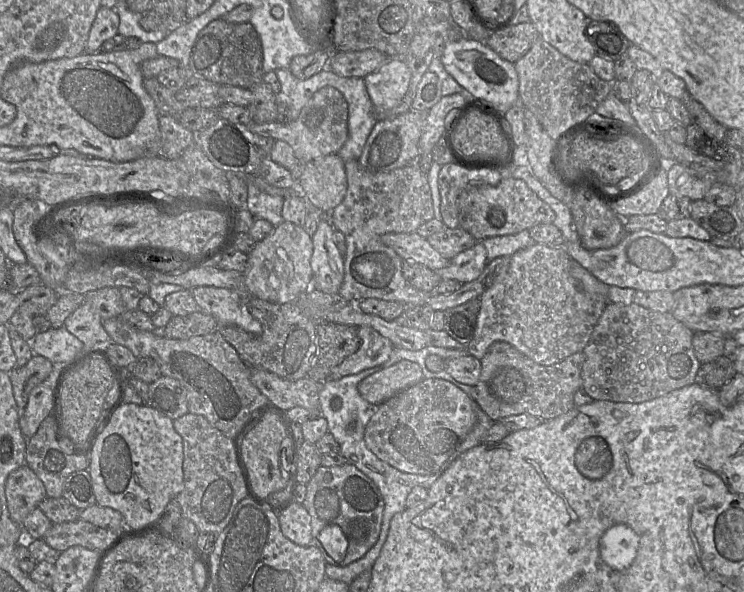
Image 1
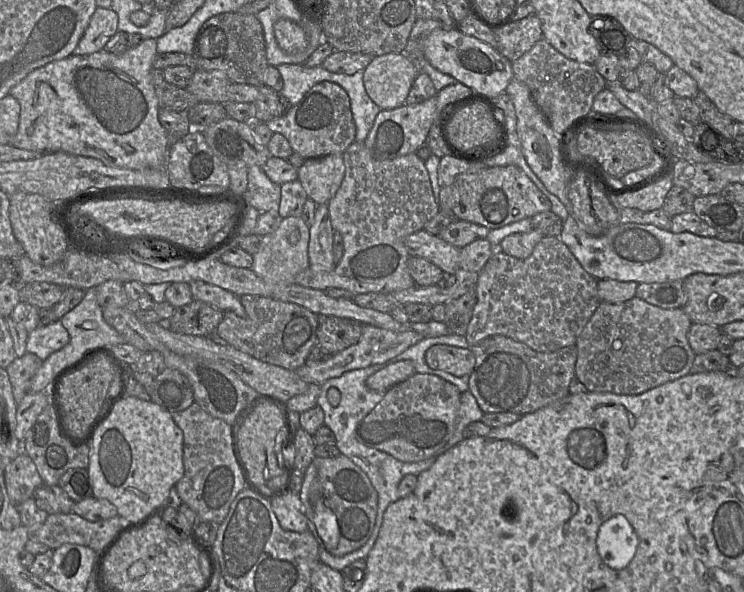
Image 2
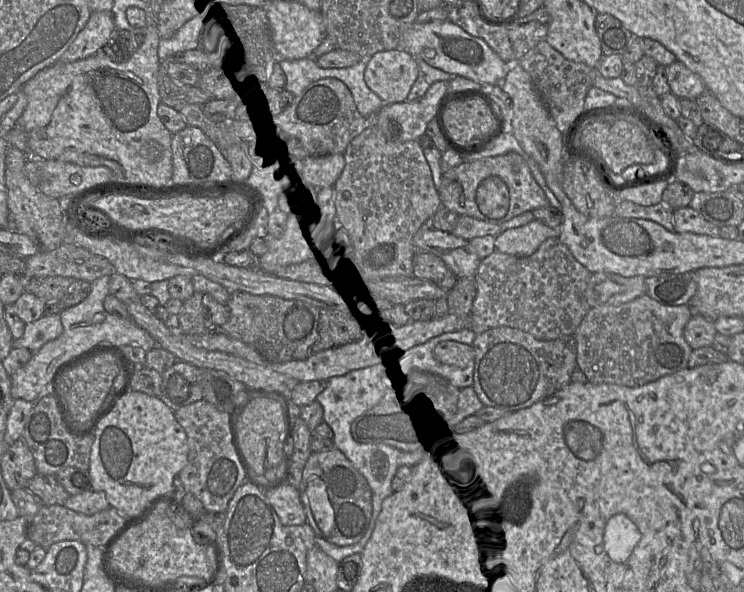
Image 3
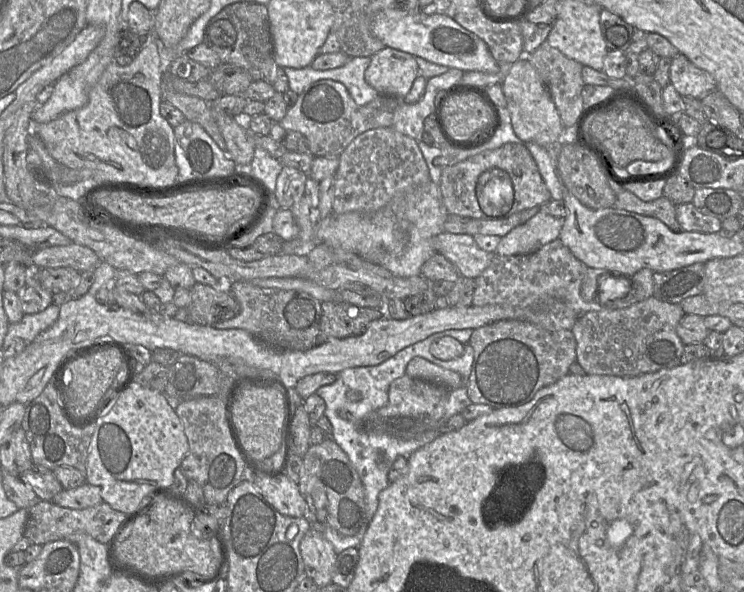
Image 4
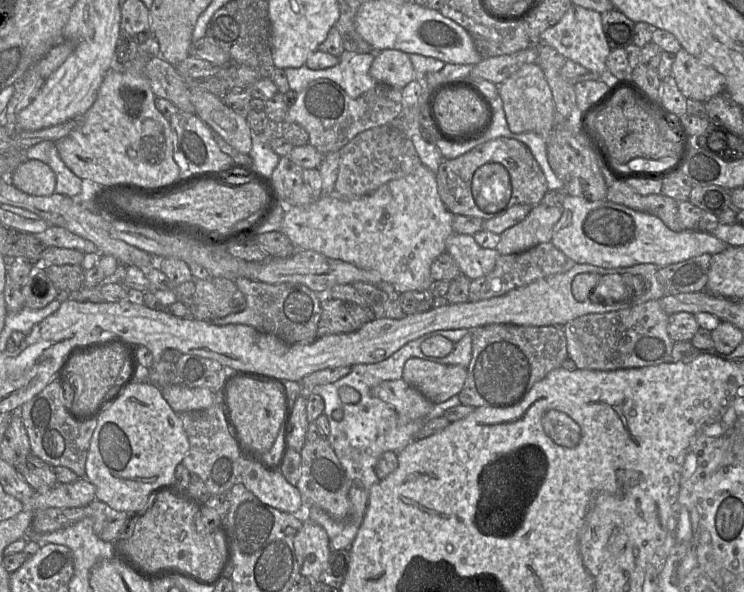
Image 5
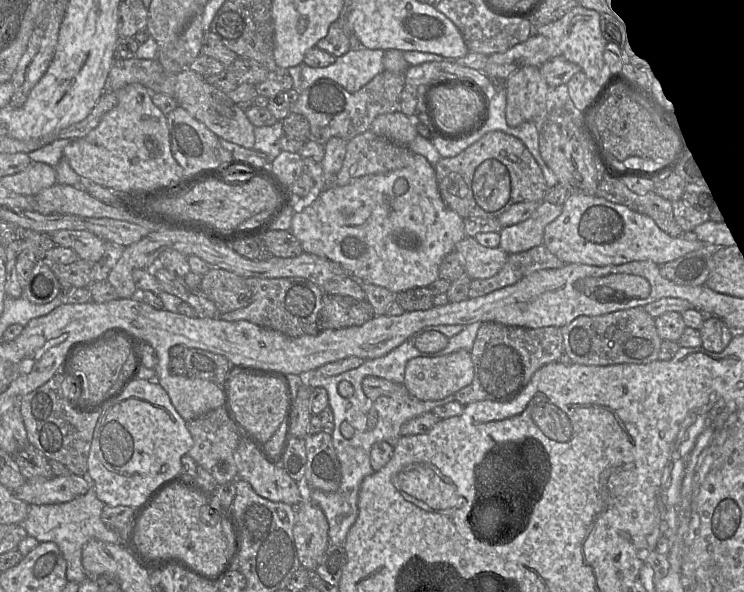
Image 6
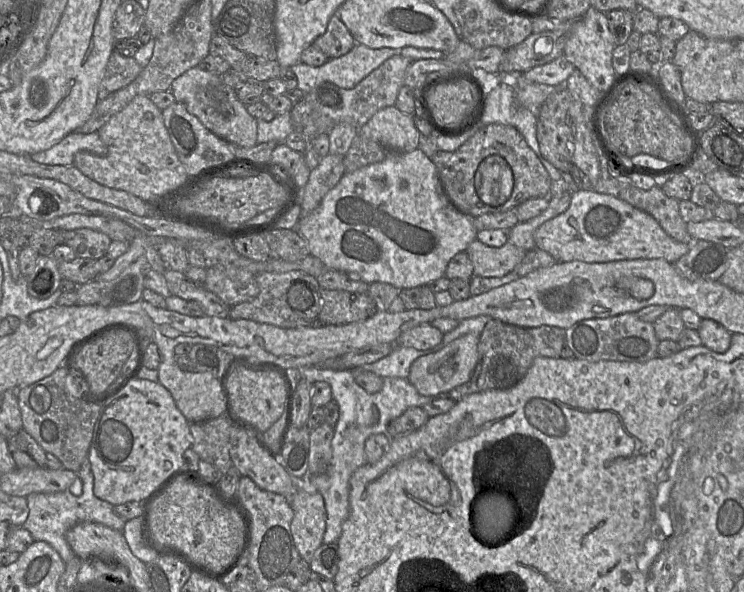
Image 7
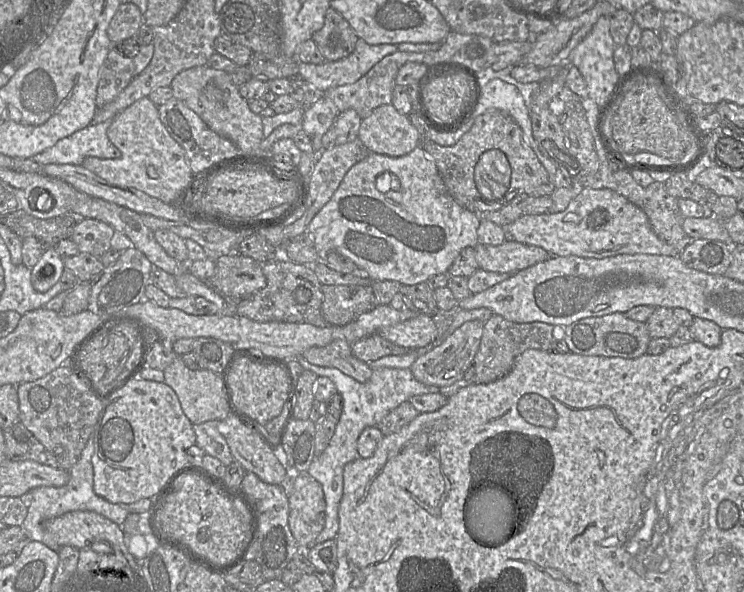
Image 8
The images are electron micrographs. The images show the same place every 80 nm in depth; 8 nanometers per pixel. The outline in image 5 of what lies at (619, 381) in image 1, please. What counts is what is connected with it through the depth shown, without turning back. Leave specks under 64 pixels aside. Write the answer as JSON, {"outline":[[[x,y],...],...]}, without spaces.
{"outline":[[[659,300],[630,308],[580,316],[563,326],[567,352],[578,369],[613,371],[655,366],[673,361],[675,341],[668,332],[670,315]]]}

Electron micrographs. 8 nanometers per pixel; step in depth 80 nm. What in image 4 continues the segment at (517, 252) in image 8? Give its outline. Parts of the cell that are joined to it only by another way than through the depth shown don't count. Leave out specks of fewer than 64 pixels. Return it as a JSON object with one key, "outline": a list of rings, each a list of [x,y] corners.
{"outline":[[[442,232],[434,238],[434,248],[456,266],[459,275],[473,279],[489,266],[495,254],[479,248],[469,234]]]}

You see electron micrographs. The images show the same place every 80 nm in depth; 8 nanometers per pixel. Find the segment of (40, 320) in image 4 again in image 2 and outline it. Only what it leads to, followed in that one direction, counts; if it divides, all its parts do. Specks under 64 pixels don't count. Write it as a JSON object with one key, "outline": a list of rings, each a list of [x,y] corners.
{"outline":[[[57,320],[48,325],[39,325],[33,331],[29,332],[26,350],[44,361],[52,353],[67,345],[69,340],[68,331],[62,325],[61,321]]]}

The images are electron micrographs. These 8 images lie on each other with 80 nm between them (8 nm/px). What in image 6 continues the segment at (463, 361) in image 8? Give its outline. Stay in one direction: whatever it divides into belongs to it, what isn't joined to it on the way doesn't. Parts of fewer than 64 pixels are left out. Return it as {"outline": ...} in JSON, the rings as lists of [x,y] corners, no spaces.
{"outline":[[[461,349],[443,356],[421,356],[410,359],[405,368],[404,384],[412,396],[419,400],[432,401],[454,395],[461,388],[469,385],[473,377],[474,364],[471,353]]]}

